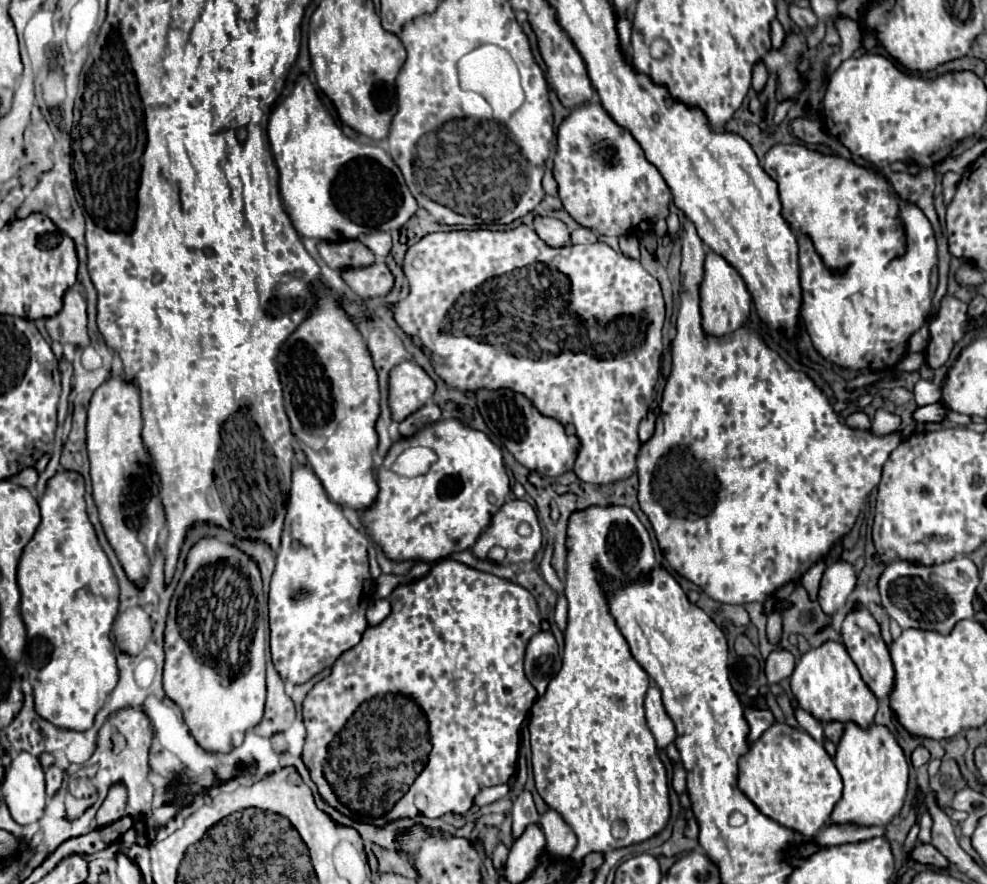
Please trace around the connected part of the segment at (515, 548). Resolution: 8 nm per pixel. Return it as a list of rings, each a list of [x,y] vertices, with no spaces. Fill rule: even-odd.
[[[513,499],[509,503],[505,503],[491,519],[489,527],[479,535],[475,547],[473,547],[473,553],[475,557],[479,559],[487,559],[487,553],[491,547],[503,547],[507,551],[507,557],[505,557],[505,563],[521,563],[521,561],[533,561],[533,557],[537,555],[537,551],[541,549],[541,527],[539,527],[539,521],[537,521],[537,513],[535,509],[527,503],[527,501],[521,501],[521,499]],[[519,523],[529,523],[531,525],[531,535],[529,537],[521,537],[517,533],[517,527]]]

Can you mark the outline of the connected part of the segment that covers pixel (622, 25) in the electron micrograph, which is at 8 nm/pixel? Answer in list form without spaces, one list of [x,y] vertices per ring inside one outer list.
[[[623,17],[617,19],[617,31],[619,31],[619,41],[621,41],[621,47],[627,49],[629,45],[629,37],[631,37],[631,23]]]

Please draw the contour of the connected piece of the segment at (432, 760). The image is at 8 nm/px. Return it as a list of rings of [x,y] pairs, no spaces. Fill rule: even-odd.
[[[451,559],[439,561],[421,579],[401,583],[391,593],[389,603],[391,603],[389,617],[375,627],[367,627],[363,639],[337,659],[331,675],[325,677],[307,693],[303,701],[303,721],[307,727],[303,763],[307,765],[311,779],[317,785],[323,801],[333,809],[337,809],[339,813],[351,817],[349,809],[337,801],[329,783],[323,777],[327,745],[365,699],[383,693],[407,693],[425,711],[433,749],[429,753],[429,763],[425,765],[423,773],[415,779],[409,793],[401,797],[401,801],[391,809],[387,817],[373,821],[373,825],[385,827],[391,821],[405,819],[405,815],[409,817],[409,811],[417,809],[415,797],[419,793],[425,795],[427,805],[423,811],[411,811],[411,817],[417,817],[419,813],[431,819],[443,817],[447,813],[465,815],[473,807],[473,799],[483,787],[507,783],[515,773],[517,753],[519,753],[519,731],[529,707],[537,697],[535,687],[527,681],[523,673],[523,653],[527,641],[541,629],[537,603],[533,595],[521,585],[465,567]]]

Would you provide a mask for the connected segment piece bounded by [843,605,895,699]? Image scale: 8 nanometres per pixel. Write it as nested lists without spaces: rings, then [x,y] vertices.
[[[855,605],[845,621],[843,621],[843,641],[845,647],[851,655],[851,659],[855,661],[857,669],[861,671],[863,681],[869,685],[869,689],[875,693],[877,699],[887,699],[895,687],[895,669],[893,669],[893,661],[889,655],[889,649],[885,645],[885,641],[881,639],[879,633],[879,625],[875,623],[875,619],[869,615],[869,611],[863,605]]]

